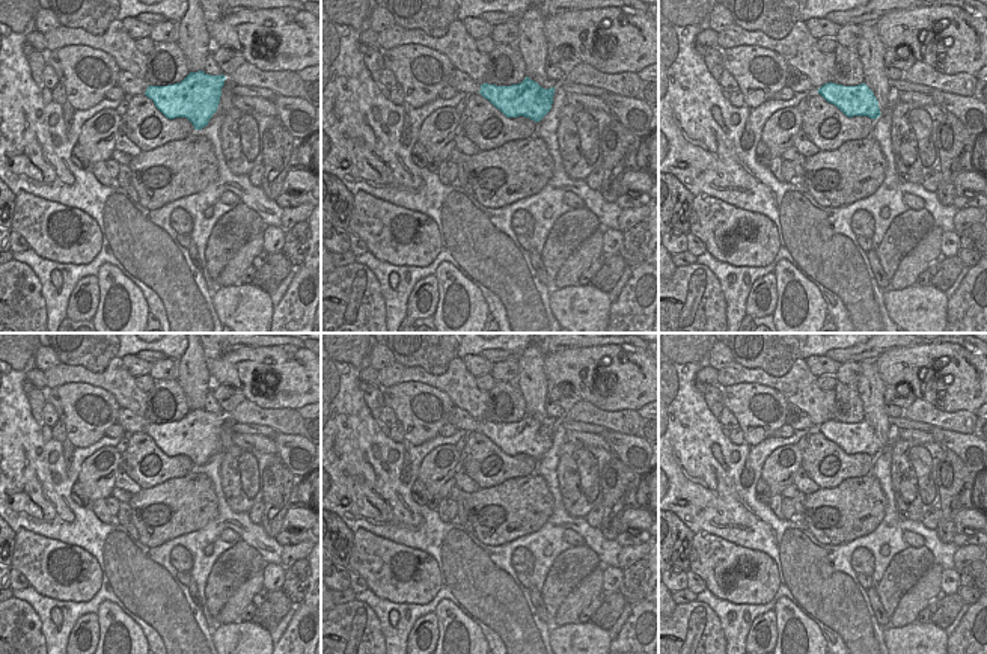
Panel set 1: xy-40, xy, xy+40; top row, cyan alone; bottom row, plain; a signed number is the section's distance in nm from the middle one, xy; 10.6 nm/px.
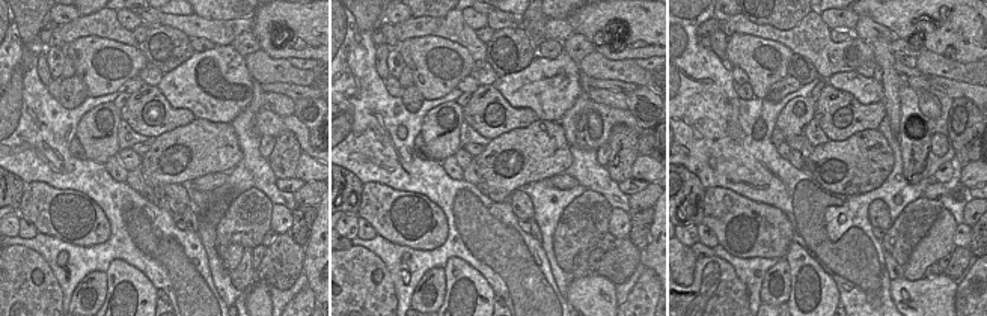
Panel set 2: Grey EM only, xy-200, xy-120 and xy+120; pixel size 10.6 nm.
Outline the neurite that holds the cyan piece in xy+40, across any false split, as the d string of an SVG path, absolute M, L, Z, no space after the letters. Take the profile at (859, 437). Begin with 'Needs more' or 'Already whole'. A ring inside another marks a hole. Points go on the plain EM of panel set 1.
Already whole. M830 419L823 422L817 429L848 455L868 454L877 457L882 452L874 429L865 420L842 423Z

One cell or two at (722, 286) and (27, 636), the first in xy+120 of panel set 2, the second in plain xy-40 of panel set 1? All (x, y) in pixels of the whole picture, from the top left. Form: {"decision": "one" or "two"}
{"decision": "one"}

